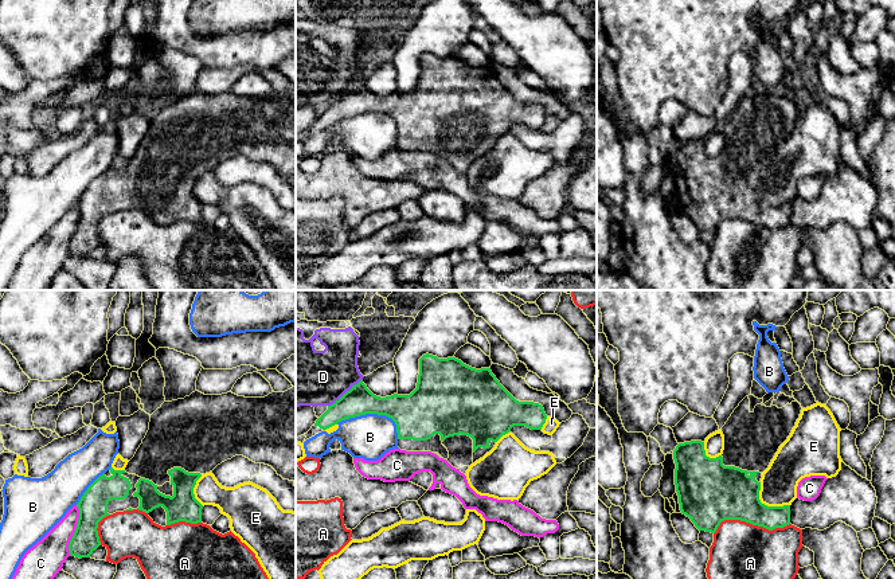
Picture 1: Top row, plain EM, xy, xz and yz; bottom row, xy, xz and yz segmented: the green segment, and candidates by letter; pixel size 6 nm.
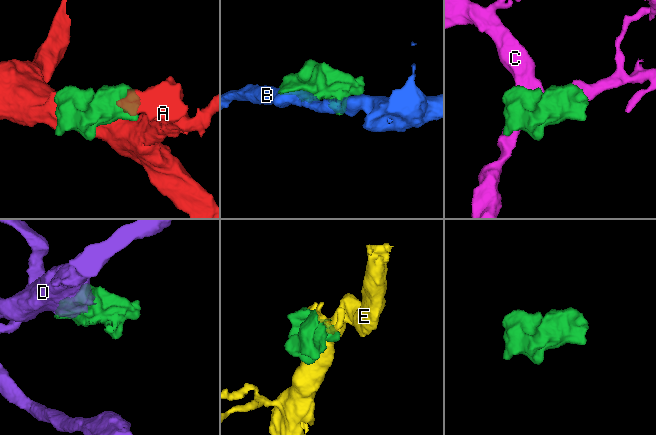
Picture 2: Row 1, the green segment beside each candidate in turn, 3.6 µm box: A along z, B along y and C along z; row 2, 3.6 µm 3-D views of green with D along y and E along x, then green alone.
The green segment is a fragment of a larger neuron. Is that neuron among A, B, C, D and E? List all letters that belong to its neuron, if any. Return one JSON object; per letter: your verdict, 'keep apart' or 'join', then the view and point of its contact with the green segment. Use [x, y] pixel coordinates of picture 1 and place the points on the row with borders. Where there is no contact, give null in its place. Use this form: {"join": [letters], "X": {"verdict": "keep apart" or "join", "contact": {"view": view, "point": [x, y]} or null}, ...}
{"join": [], "A": {"verdict": "keep apart", "contact": {"view": "yz", "point": [749, 521]}}, "B": {"verdict": "keep apart", "contact": {"view": "xz", "point": [374, 413]}}, "C": {"verdict": "keep apart", "contact": {"view": "xy", "point": [75, 531]}}, "D": {"verdict": "keep apart", "contact": {"view": "xz", "point": [346, 392]}}, "E": {"verdict": "keep apart", "contact": {"view": "yz", "point": [766, 505]}}}

